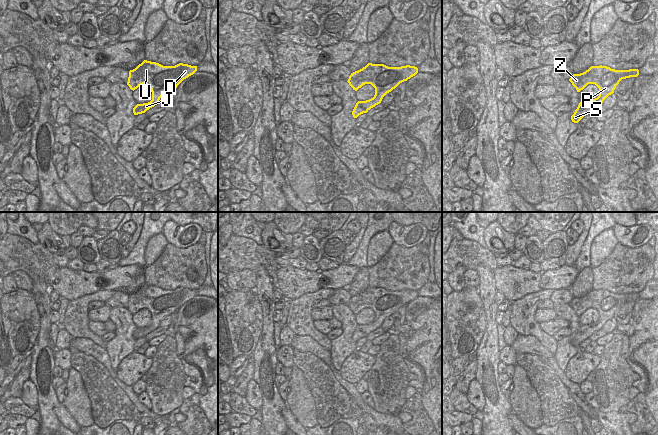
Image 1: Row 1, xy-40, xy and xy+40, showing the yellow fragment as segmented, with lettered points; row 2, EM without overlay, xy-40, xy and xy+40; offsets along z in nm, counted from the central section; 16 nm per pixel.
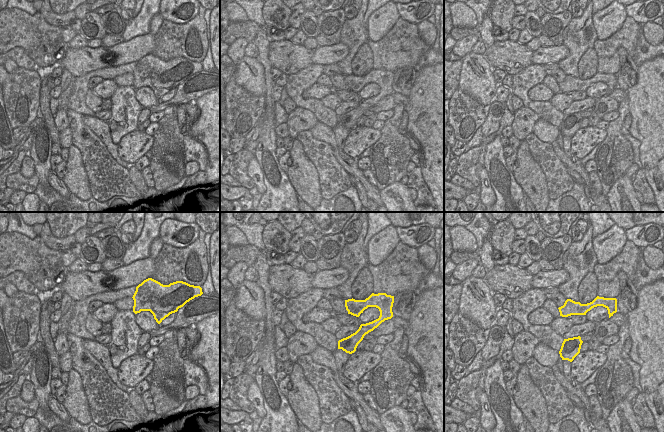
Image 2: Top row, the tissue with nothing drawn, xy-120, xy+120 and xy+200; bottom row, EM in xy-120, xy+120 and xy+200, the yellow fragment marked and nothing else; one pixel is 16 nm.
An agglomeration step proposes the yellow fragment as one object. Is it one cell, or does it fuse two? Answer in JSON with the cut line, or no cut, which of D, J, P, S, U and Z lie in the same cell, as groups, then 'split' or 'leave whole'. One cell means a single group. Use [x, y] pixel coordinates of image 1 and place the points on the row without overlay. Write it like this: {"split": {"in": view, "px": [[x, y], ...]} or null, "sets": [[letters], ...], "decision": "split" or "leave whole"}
{"split": null, "sets": [["D", "J", "P", "S", "U", "Z"]], "decision": "leave whole"}

